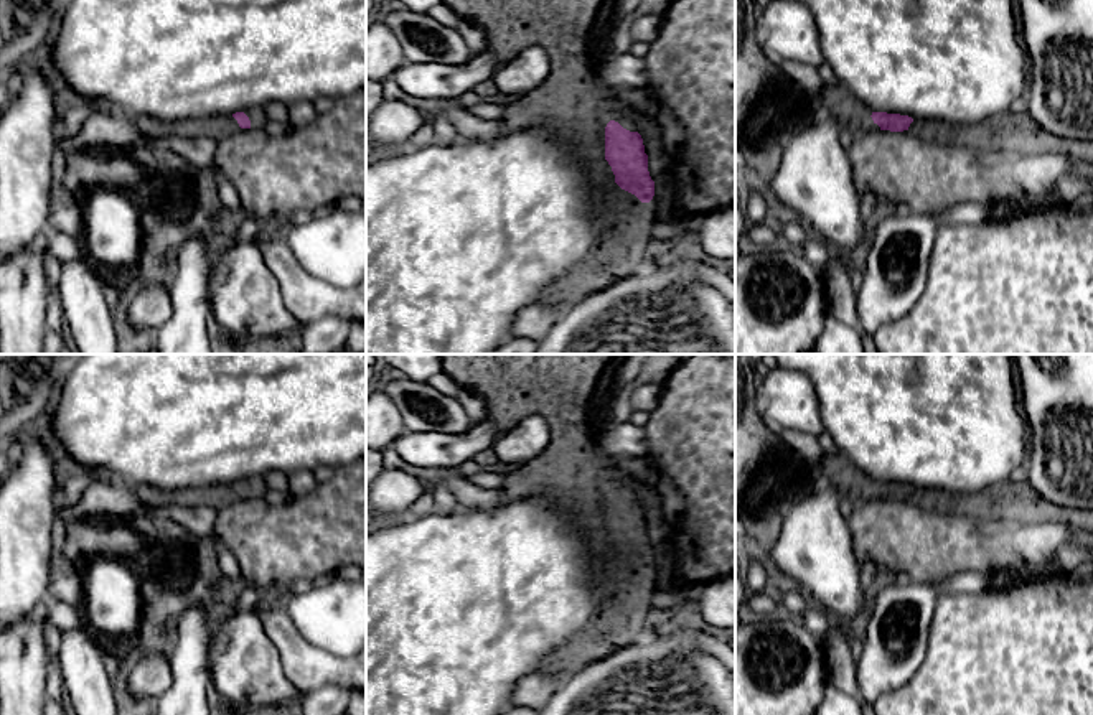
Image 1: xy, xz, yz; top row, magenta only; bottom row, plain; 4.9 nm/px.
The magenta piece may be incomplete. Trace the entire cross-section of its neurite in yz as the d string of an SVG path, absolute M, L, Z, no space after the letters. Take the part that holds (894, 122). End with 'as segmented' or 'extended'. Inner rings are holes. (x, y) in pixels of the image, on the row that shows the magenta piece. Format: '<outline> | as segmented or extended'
M823 86L821 94L816 99L816 104L821 107L821 114L831 117L839 129L847 127L856 135L861 132L875 132L875 130L890 130L912 133L928 133L931 125L923 120L913 120L908 115L887 114L887 112L872 112L870 115L862 115L864 107L854 97L854 94L844 86Z | extended

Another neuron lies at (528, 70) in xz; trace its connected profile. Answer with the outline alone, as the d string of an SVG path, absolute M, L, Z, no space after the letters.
M539 46L519 51L513 59L498 68L491 79L498 92L523 96L539 87L551 71L547 53Z

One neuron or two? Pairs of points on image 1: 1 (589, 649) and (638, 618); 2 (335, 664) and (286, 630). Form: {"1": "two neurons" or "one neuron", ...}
{"1": "one neuron", "2": "one neuron"}

